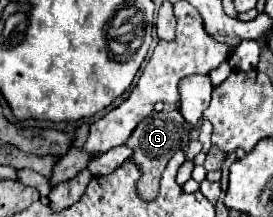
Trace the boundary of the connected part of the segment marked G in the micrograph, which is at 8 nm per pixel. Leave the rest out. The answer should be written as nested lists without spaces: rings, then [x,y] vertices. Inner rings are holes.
[[[180,110],[152,112],[152,116],[144,118],[140,122],[140,126],[136,126],[136,130],[128,138],[126,146],[134,150],[134,156],[130,160],[136,162],[140,166],[140,170],[142,170],[140,184],[144,184],[144,190],[140,190],[138,194],[144,200],[152,200],[152,198],[158,196],[160,178],[162,178],[162,172],[164,172],[168,160],[172,158],[172,154],[176,154],[176,150],[186,150],[188,148],[192,130],[194,130],[194,126],[188,126],[188,122],[184,122],[184,116],[180,114]],[[138,152],[140,152],[140,156],[138,156]]]

